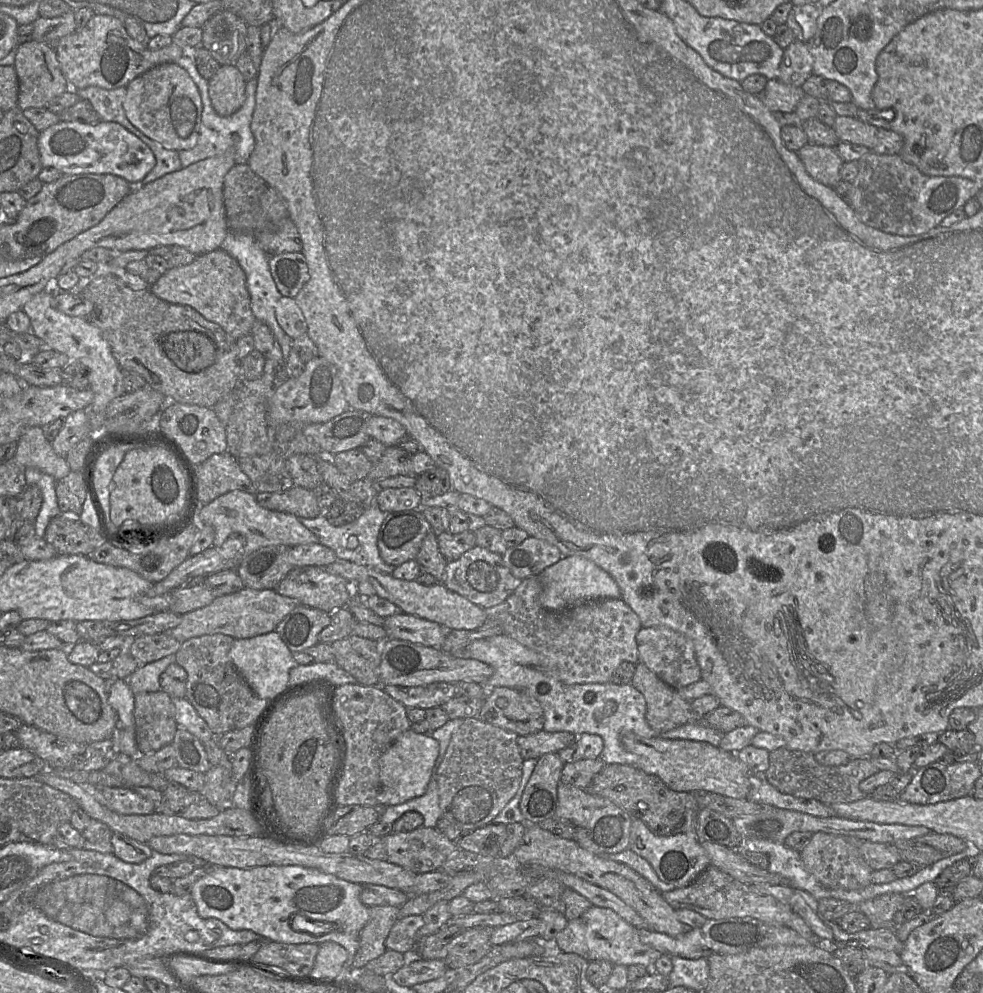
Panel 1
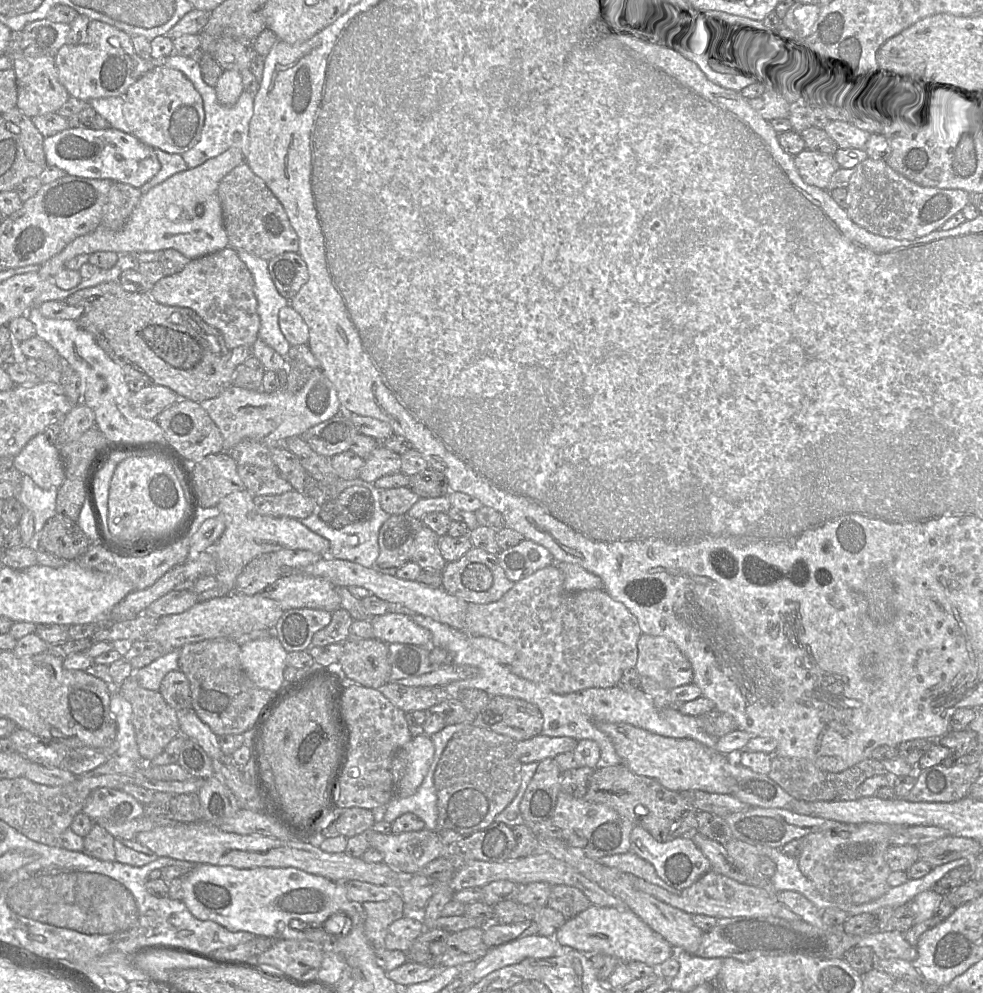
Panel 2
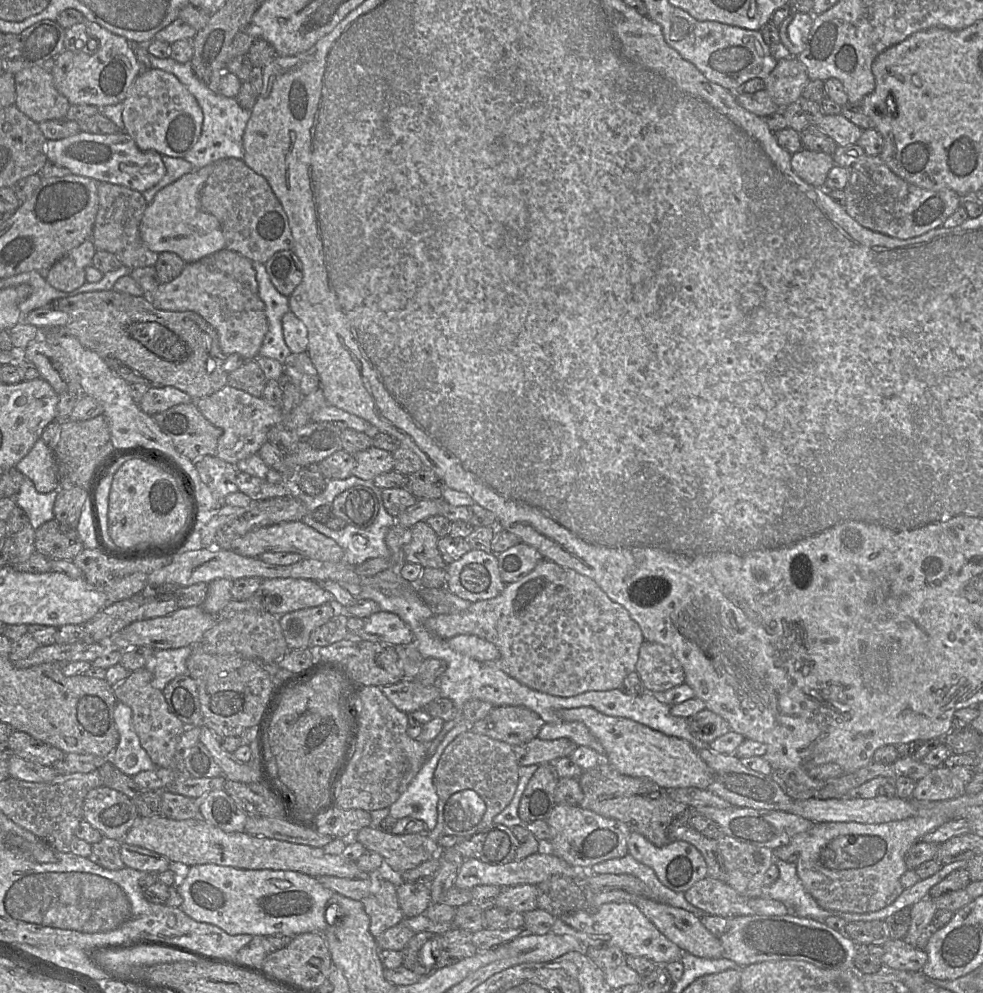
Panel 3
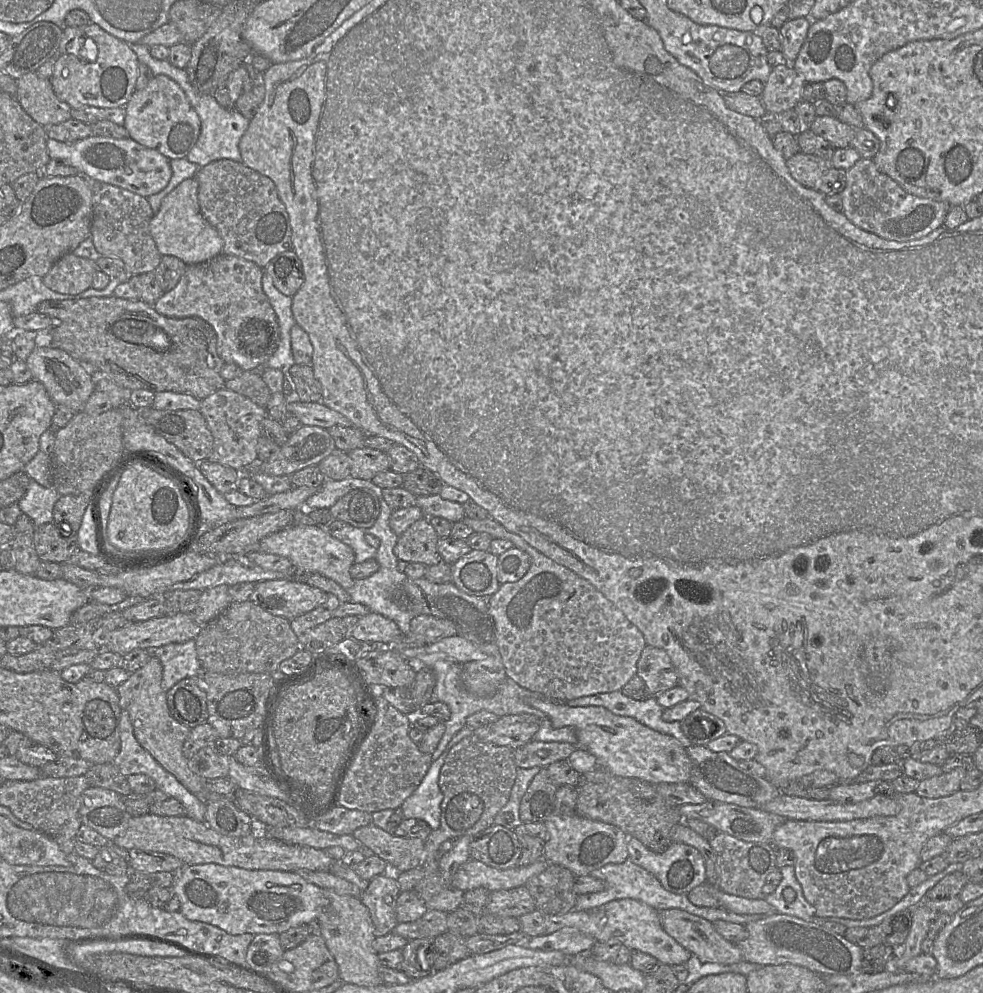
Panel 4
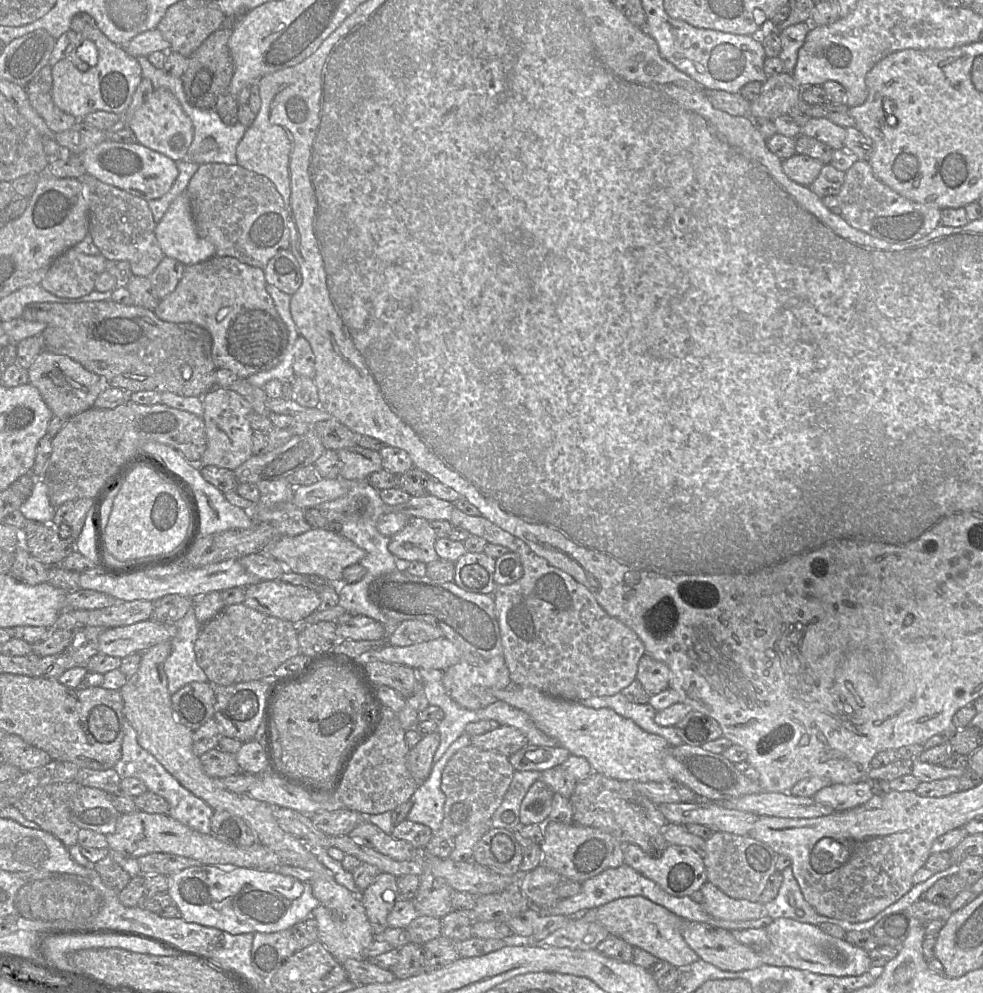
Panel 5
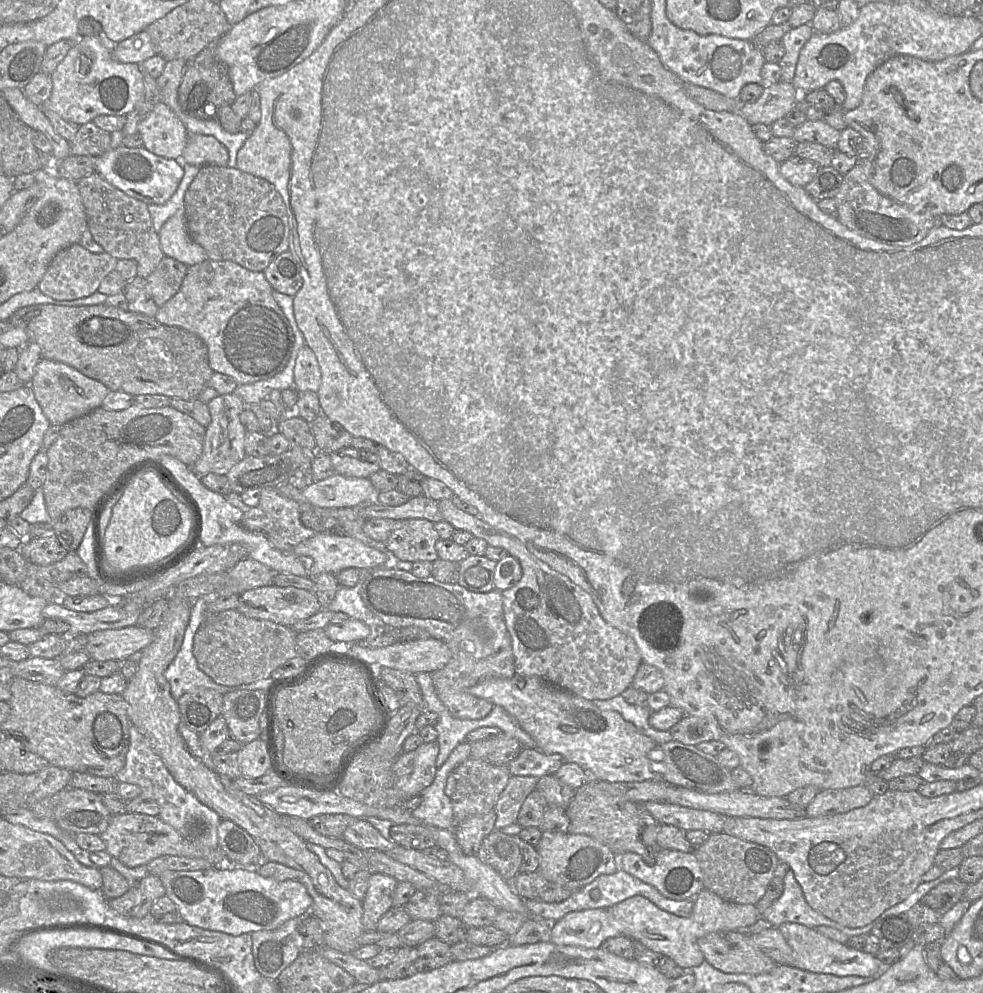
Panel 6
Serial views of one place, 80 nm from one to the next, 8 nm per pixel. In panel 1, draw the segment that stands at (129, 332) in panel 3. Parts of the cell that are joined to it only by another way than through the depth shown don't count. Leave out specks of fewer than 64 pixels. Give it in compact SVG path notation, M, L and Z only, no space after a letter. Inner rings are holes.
M108 273L94 278L80 294L83 298L90 300L94 304L94 309L87 319L97 326L105 340L107 341L114 358L120 368L126 373L137 373L141 375L147 387L151 387L164 394L170 401L182 404L198 405L212 408L217 402L226 397L236 389L240 382L240 361L237 354L237 343L218 324L206 320L200 313L188 305L172 304L160 299L149 289L136 290L130 287L122 278L121 273Z

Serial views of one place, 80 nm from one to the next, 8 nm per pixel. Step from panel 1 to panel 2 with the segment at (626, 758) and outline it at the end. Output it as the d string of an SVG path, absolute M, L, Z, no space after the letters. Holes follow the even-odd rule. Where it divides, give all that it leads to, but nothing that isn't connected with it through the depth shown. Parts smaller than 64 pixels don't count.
M390 604L390 612L402 613L411 617L418 625L431 632L430 648L441 647L453 654L453 662L459 666L470 665L477 667L477 676L458 680L447 684L448 698L457 698L459 692L475 688L487 692L490 696L507 696L518 698L535 704L543 716L542 733L546 736L568 736L577 741L590 739L600 748L600 765L613 766L621 764L611 739L597 727L598 722L627 723L638 728L659 734L664 737L694 739L709 748L715 748L718 738L705 733L697 724L697 717L680 713L676 706L658 708L653 699L641 689L624 690L617 686L608 688L587 688L568 694L557 694L542 684L521 678L512 672L509 665L502 664L475 648L471 643L471 635L452 628L447 624L415 613L399 605Z

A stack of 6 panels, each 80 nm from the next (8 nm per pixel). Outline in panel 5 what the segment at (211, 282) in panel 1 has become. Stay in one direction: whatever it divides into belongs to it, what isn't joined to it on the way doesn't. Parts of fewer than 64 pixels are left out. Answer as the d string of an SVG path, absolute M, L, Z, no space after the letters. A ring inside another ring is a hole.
M213 256L203 262L186 265L174 291L160 300L153 312L163 321L191 322L208 330L213 339L212 358L216 367L229 369L239 378L247 379L276 367L283 360L288 345L288 329L266 291L266 285L263 269L242 263L234 257Z

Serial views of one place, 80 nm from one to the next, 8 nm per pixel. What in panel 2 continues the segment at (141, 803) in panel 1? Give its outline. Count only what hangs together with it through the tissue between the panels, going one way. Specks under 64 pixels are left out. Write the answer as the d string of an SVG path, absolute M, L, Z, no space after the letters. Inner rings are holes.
M98 788L87 797L82 812L94 823L124 824L144 815L144 805L120 789Z

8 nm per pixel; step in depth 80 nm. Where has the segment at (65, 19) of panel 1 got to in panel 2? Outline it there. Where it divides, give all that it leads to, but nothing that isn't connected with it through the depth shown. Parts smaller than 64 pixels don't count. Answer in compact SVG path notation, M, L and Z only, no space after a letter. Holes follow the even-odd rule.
M47 18L28 23L22 29L22 38L17 50L10 55L12 63L14 57L39 57L44 55L55 56L56 52L67 43L69 32L70 24L52 22Z

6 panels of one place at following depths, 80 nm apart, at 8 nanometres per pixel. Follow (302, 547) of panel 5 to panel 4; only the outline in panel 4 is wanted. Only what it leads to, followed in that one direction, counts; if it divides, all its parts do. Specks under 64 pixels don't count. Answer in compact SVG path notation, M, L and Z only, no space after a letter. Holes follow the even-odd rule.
M296 525L270 534L263 538L257 552L276 554L288 558L296 568L296 576L320 574L344 589L351 588L355 579L350 575L350 568L354 564L355 553L347 544L334 538L317 525Z

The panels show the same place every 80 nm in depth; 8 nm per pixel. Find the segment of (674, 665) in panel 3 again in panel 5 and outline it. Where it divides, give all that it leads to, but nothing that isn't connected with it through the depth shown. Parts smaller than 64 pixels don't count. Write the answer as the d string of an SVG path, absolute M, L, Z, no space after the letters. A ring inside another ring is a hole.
M644 654L638 663L636 679L650 696L655 695L670 687L670 669L665 663Z

